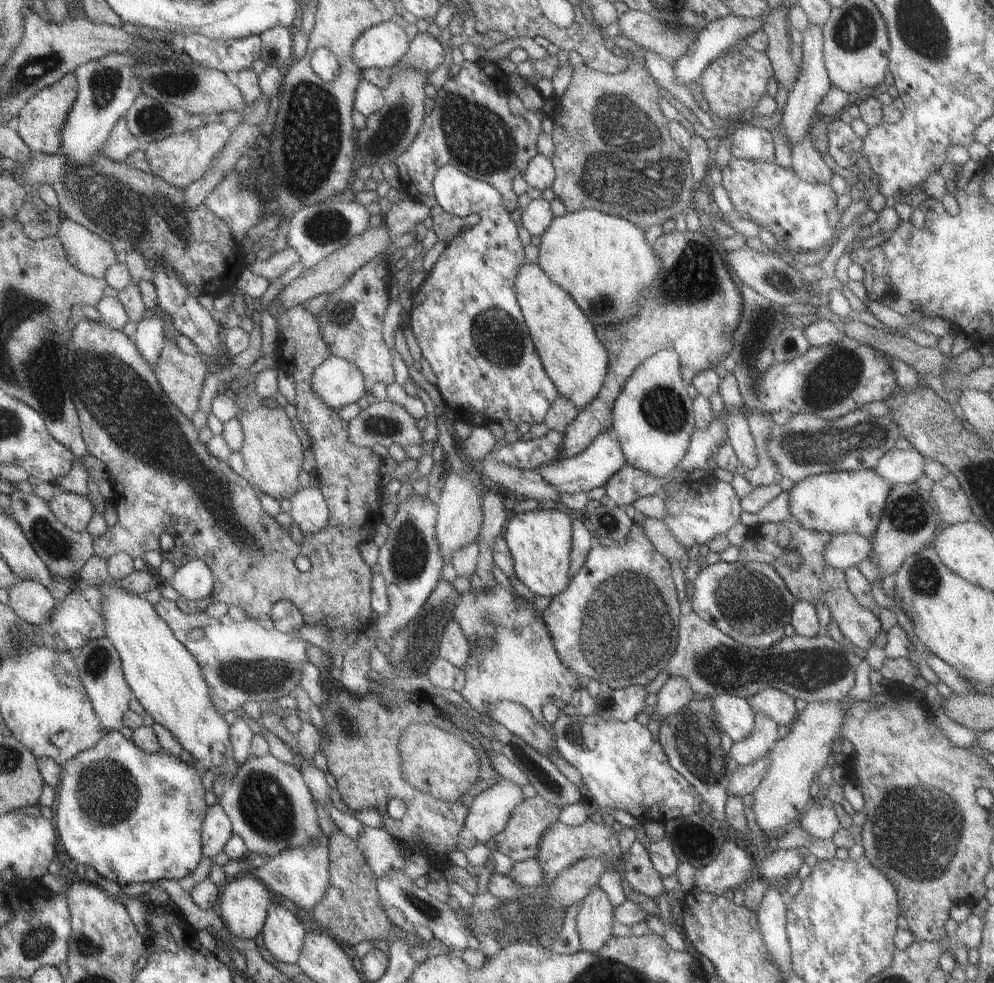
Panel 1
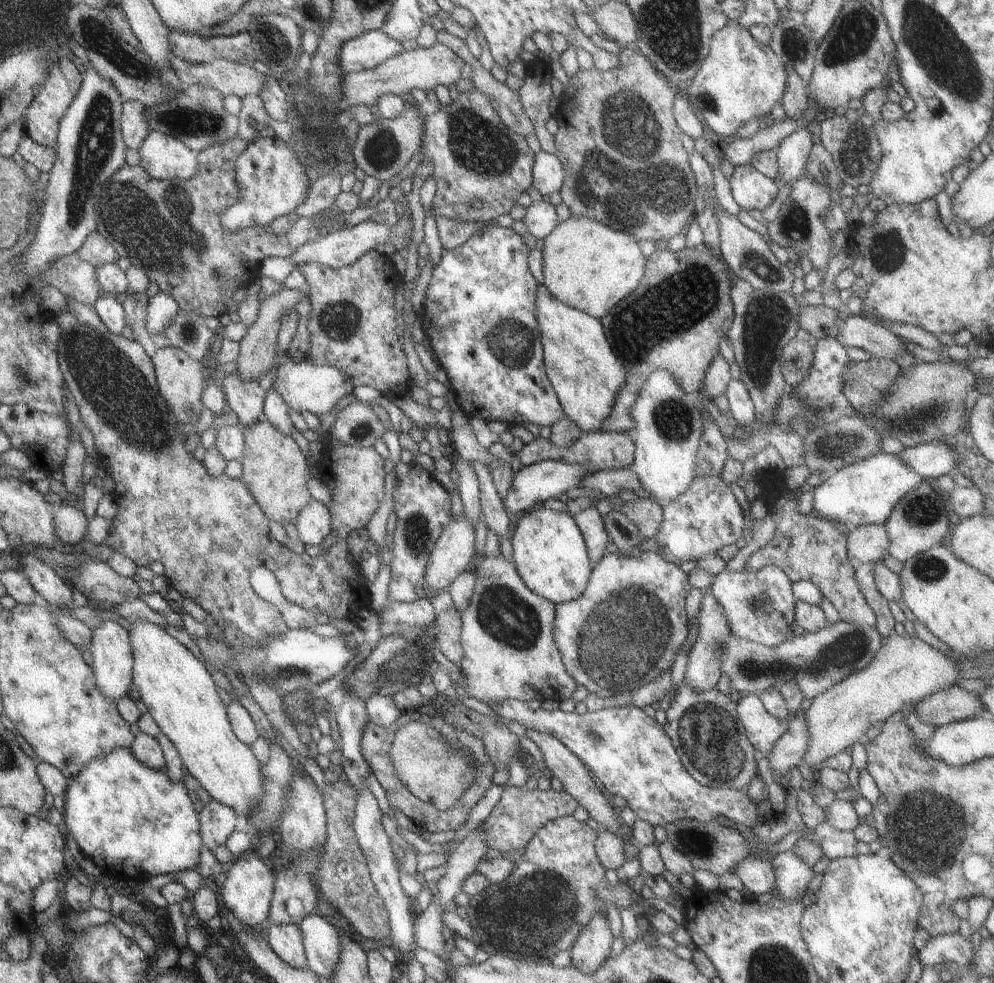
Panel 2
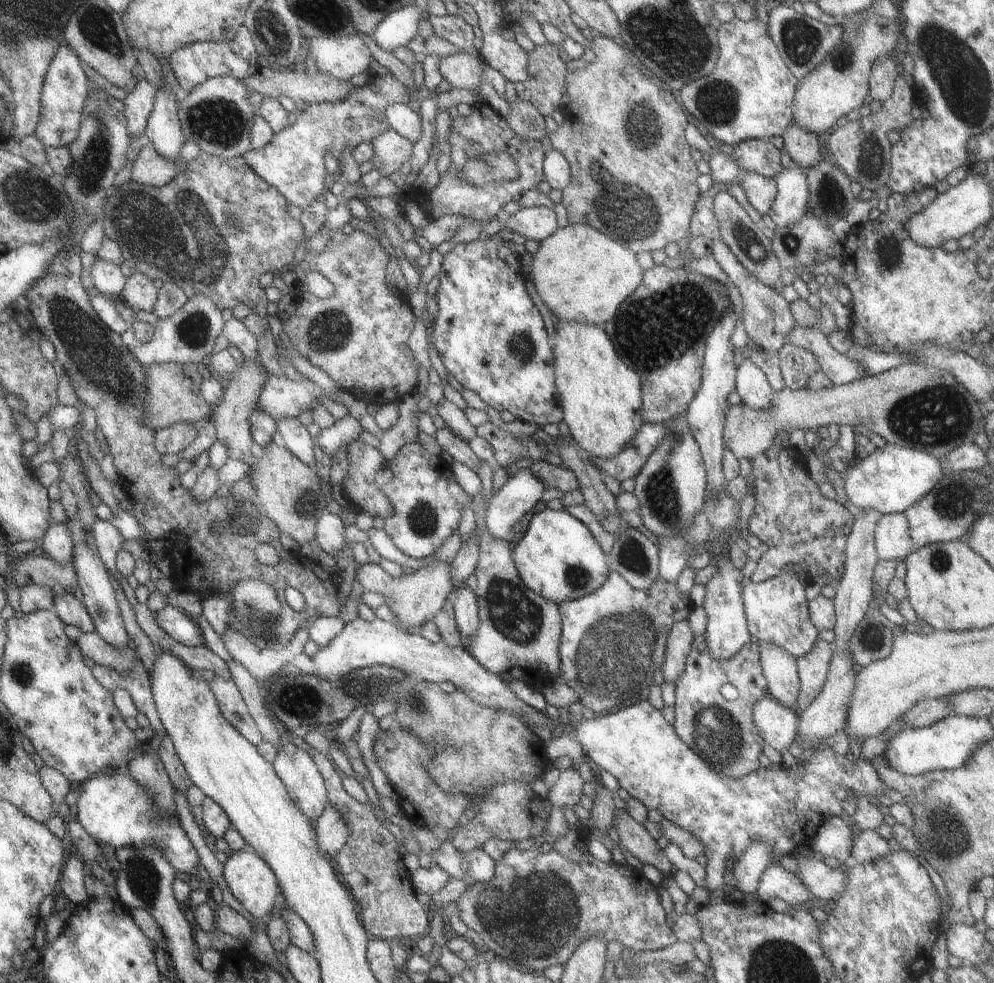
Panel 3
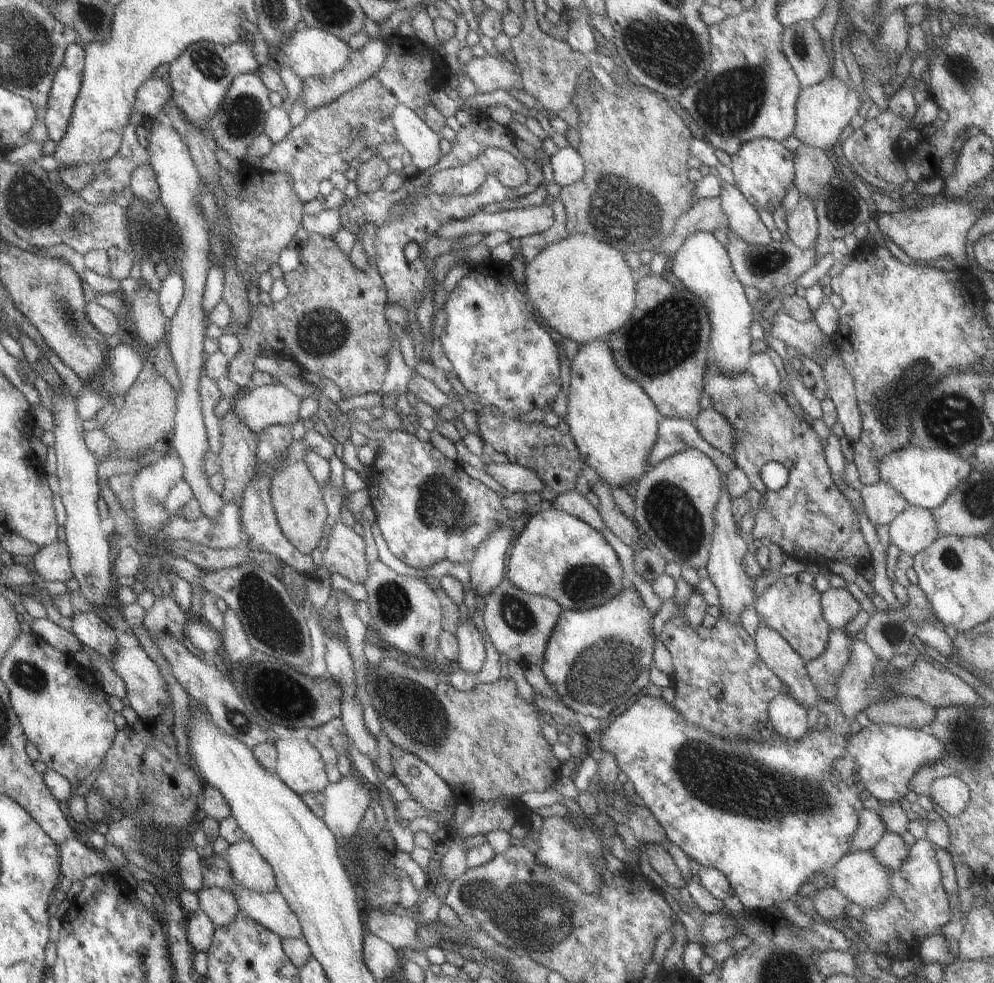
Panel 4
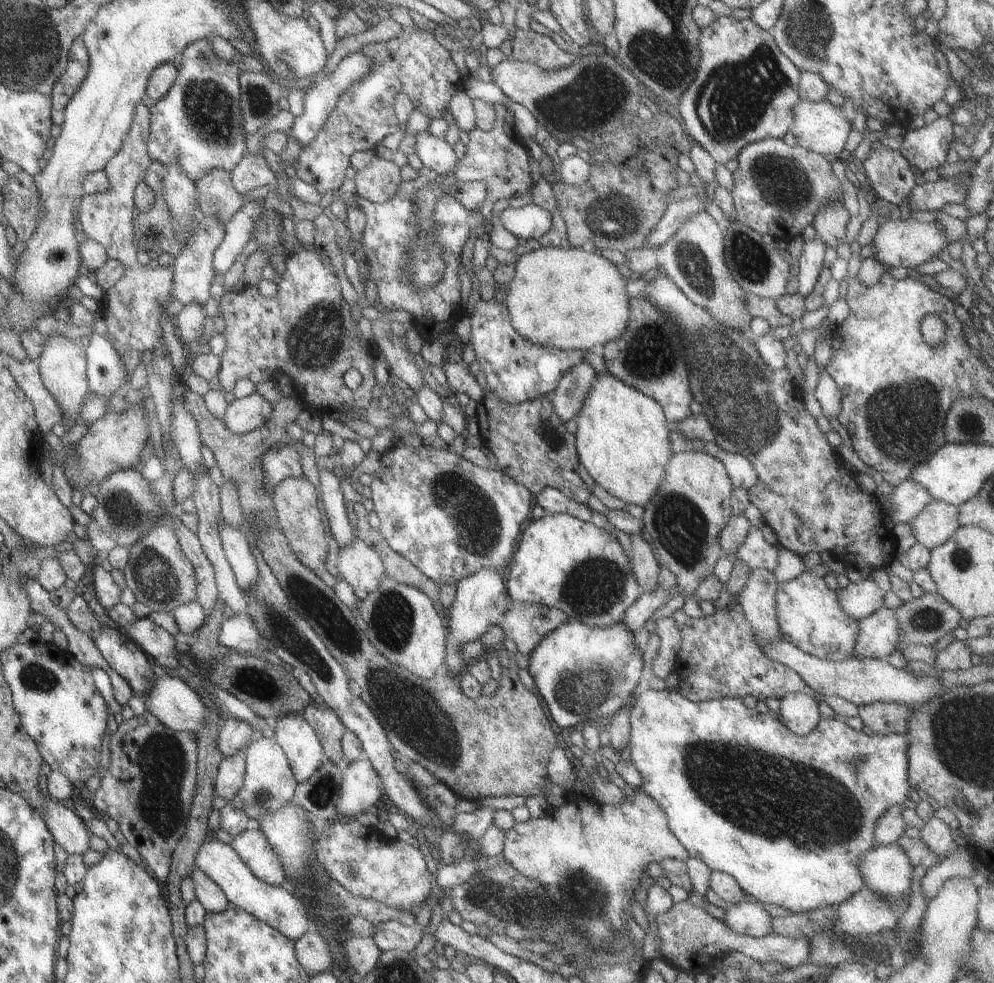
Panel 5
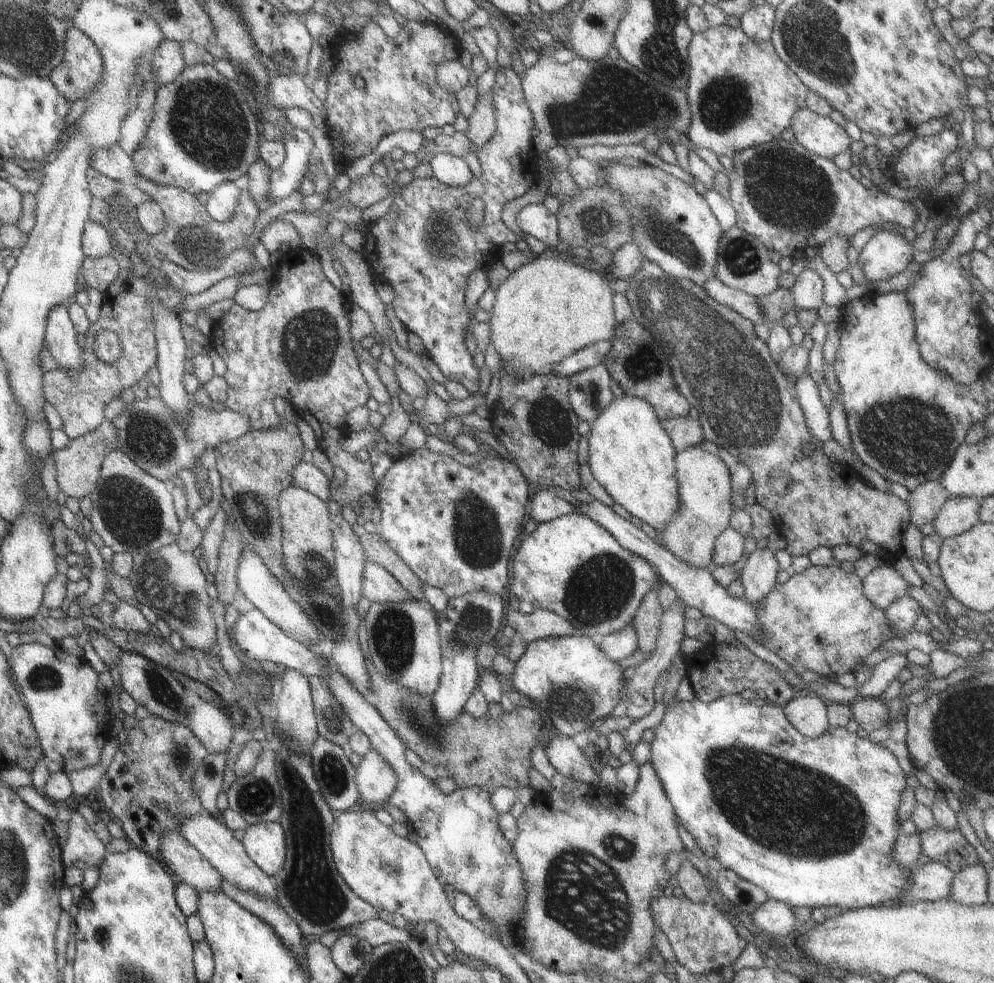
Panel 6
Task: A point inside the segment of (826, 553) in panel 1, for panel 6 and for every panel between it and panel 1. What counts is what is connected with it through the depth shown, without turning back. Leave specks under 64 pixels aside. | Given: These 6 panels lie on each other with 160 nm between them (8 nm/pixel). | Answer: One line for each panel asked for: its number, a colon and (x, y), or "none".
2: (866, 543)
3: (891, 541)
4: (910, 531)
5: (937, 521)
6: (959, 513)

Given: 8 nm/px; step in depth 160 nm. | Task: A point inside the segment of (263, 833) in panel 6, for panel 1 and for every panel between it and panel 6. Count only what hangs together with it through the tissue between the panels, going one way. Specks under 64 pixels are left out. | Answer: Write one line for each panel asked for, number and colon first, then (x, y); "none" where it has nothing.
1: (244, 902)
2: (246, 892)
3: (250, 881)
4: (248, 870)
5: (251, 847)

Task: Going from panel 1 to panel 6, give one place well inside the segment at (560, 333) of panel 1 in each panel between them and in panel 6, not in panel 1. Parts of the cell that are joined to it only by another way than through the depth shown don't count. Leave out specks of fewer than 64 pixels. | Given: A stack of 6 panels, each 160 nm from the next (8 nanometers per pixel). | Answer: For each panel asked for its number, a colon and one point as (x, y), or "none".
2: (586, 376)
3: (599, 396)
4: (612, 423)
5: (622, 439)
6: (631, 458)

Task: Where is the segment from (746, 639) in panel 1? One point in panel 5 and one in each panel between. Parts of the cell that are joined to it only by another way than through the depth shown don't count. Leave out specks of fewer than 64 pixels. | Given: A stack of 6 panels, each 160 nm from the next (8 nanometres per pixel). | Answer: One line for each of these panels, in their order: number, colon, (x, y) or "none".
2: (759, 606)
3: (775, 610)
4: (789, 606)
5: (807, 613)

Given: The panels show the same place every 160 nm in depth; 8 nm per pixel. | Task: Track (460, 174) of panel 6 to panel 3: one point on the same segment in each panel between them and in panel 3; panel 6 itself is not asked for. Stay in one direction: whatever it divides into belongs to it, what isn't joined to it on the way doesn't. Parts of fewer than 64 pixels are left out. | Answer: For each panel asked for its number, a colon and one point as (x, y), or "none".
3: (399, 117)
4: (416, 138)
5: (435, 154)

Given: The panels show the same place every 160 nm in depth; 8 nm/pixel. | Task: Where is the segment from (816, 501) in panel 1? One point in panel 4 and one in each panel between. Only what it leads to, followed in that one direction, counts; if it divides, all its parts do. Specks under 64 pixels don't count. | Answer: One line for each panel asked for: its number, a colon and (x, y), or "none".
2: (864, 492)
3: (887, 480)
4: (923, 477)

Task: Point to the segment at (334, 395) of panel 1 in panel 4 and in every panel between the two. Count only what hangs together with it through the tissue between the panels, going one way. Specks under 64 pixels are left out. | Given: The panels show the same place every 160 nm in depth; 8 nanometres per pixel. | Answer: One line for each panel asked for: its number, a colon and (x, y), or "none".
2: (304, 387)
3: (280, 397)
4: (258, 407)

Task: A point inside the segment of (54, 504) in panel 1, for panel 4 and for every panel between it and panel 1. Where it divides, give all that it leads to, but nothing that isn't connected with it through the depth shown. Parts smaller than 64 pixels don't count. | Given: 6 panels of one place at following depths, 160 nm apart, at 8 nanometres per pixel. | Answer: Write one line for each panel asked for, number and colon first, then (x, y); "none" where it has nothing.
2: (69, 524)
3: (57, 544)
4: (51, 562)

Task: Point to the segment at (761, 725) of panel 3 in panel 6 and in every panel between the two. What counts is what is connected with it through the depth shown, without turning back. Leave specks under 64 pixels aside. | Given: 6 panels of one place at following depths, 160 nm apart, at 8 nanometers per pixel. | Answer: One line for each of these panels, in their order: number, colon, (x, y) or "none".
4: (788, 719)
5: (797, 712)
6: (805, 712)

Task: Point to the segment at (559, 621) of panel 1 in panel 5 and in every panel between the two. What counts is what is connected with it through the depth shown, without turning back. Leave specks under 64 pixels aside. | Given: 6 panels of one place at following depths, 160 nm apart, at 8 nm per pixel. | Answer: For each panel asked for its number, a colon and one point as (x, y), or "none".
2: (625, 628)
3: (611, 641)
4: (597, 660)
5: (583, 673)

